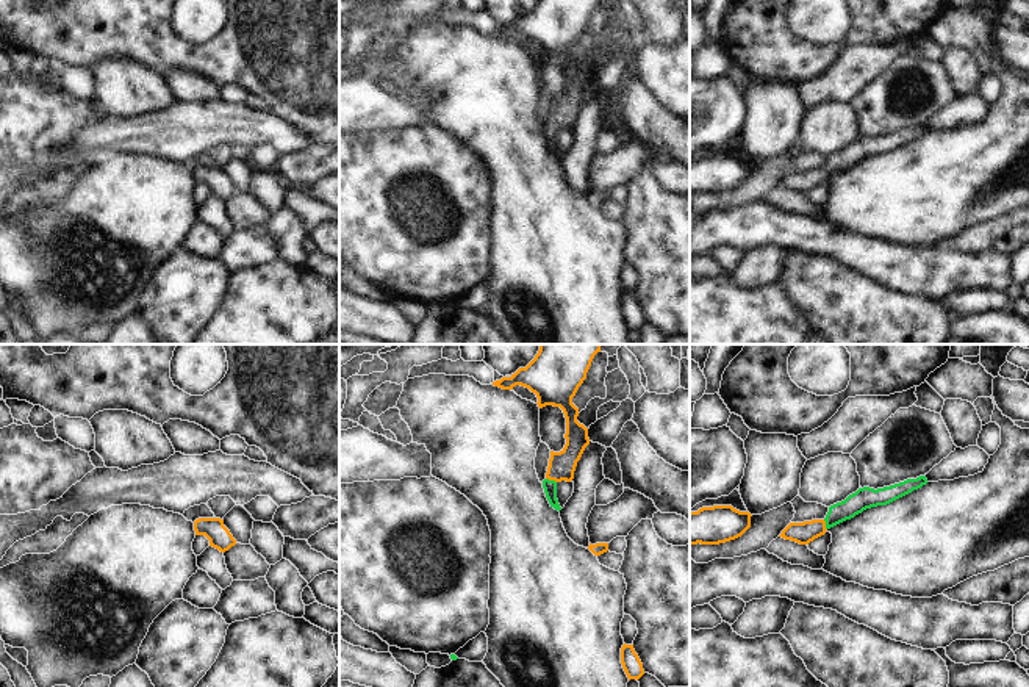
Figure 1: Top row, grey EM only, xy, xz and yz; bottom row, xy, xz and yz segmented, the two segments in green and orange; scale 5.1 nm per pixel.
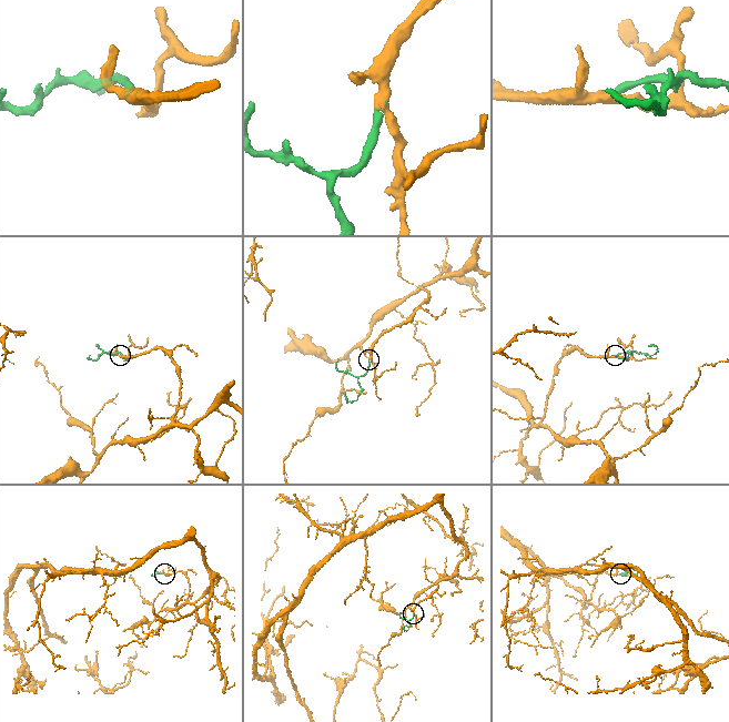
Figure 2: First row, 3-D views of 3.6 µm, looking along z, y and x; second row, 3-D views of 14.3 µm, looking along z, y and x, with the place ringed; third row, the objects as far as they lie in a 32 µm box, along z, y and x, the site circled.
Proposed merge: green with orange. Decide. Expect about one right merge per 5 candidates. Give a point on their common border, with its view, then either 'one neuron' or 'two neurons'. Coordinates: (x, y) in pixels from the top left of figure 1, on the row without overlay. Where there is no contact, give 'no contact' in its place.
contact xz (551, 130); one neuron

